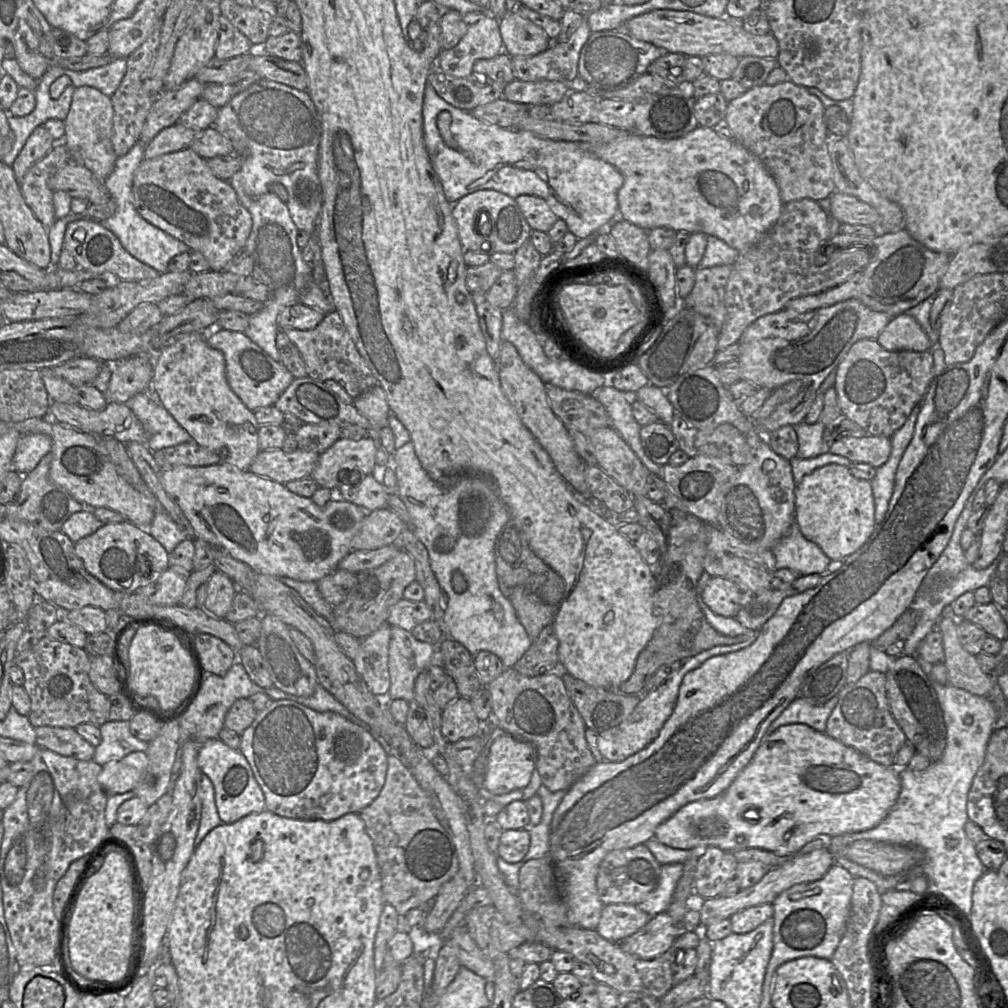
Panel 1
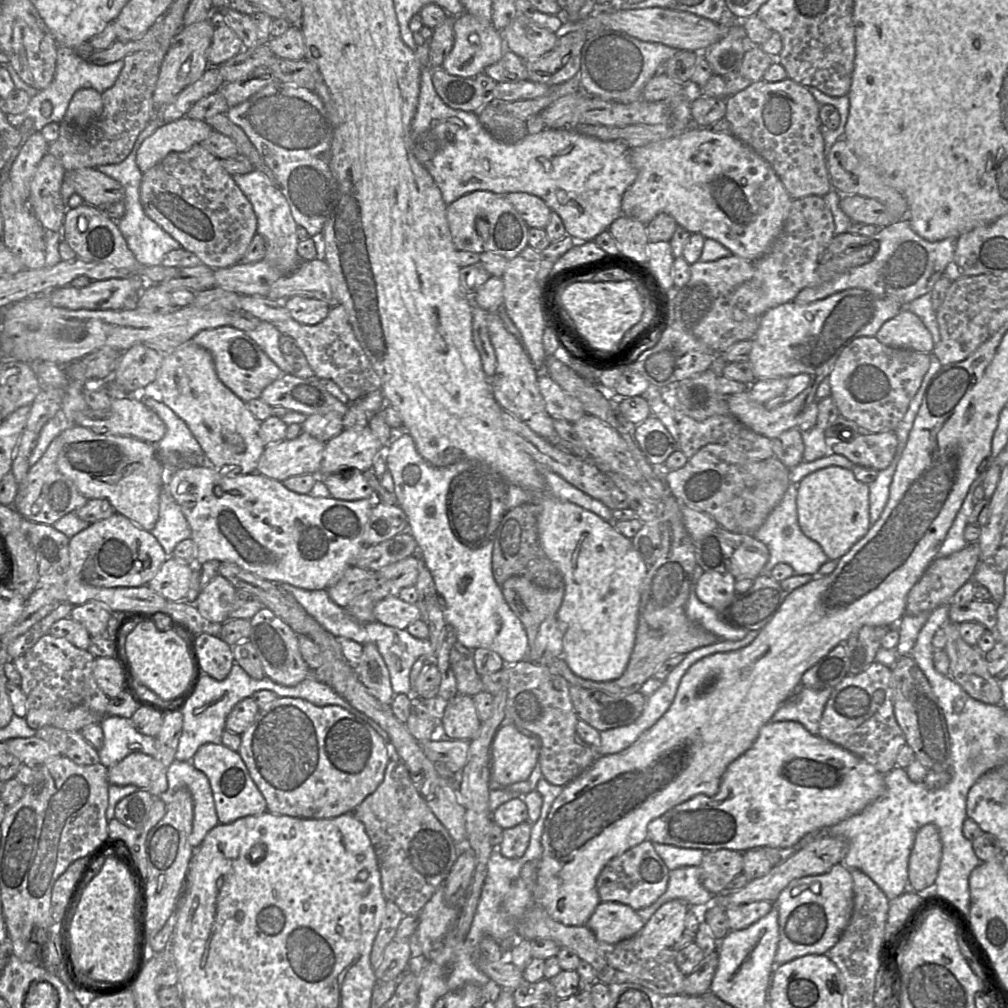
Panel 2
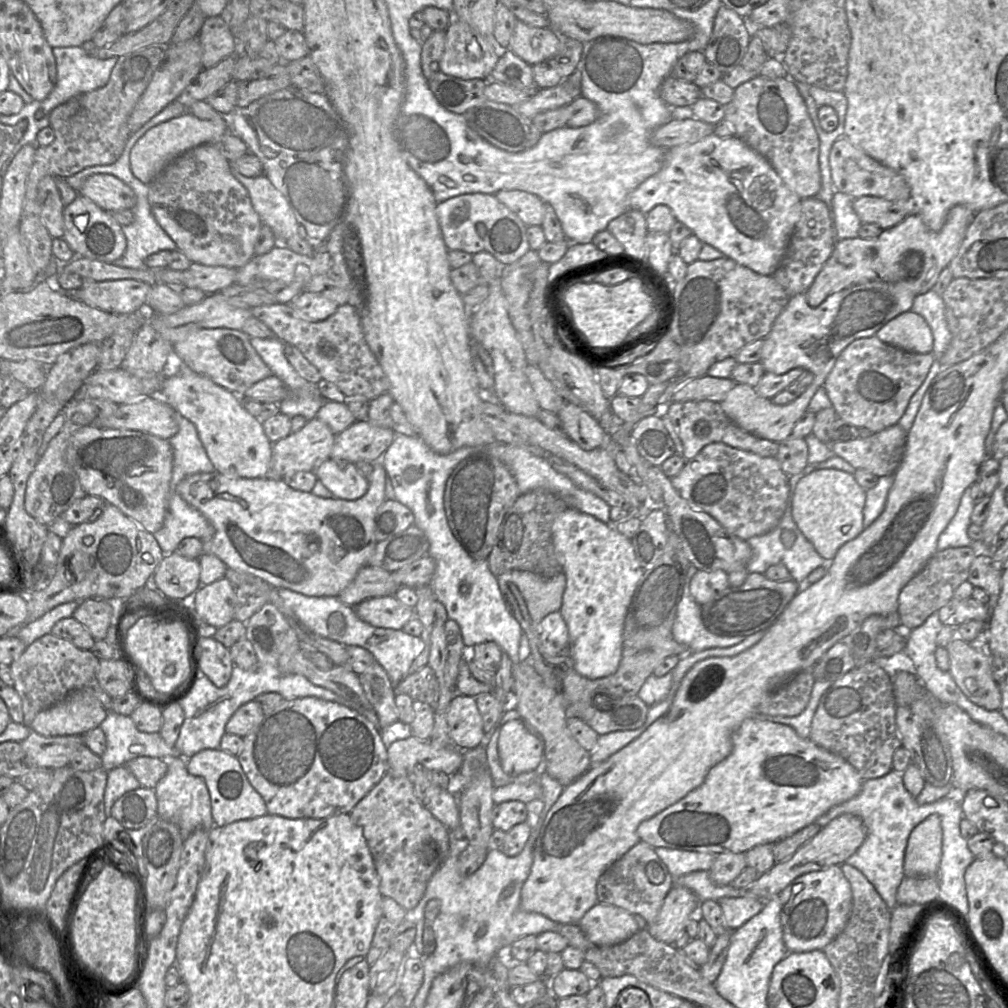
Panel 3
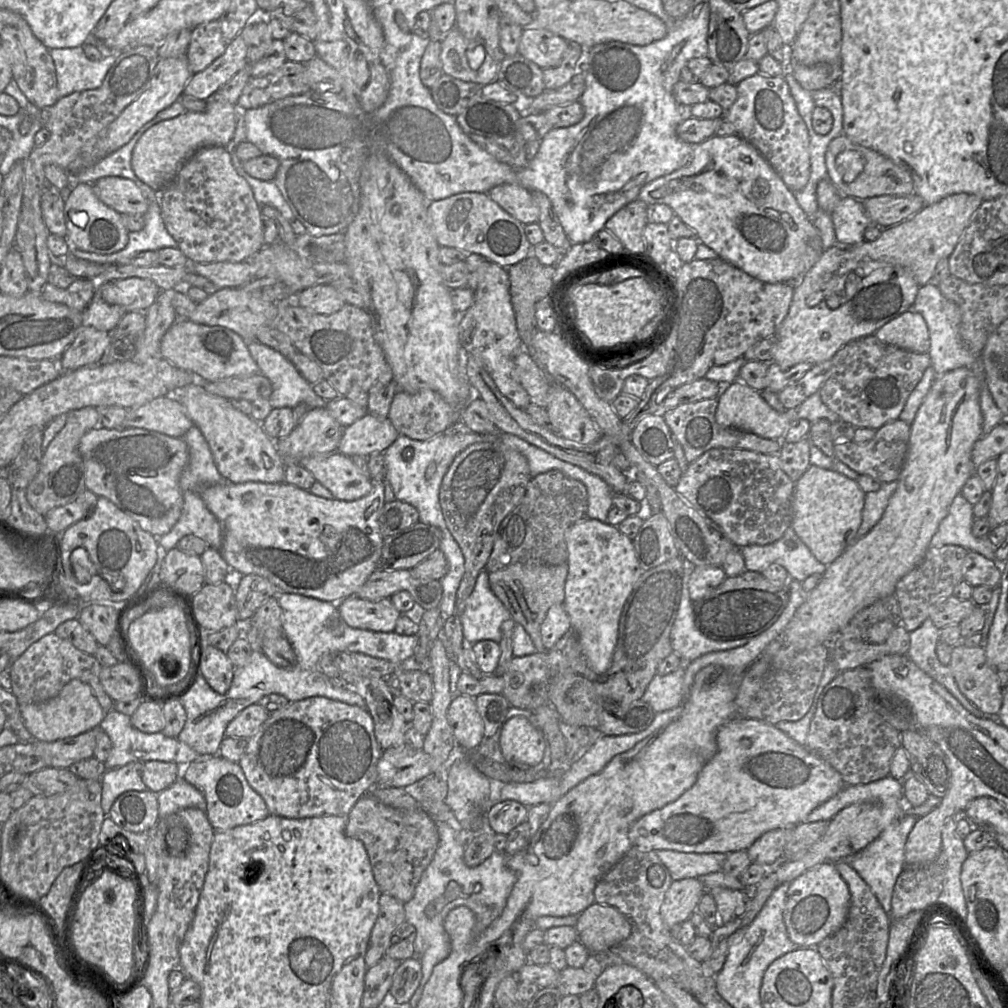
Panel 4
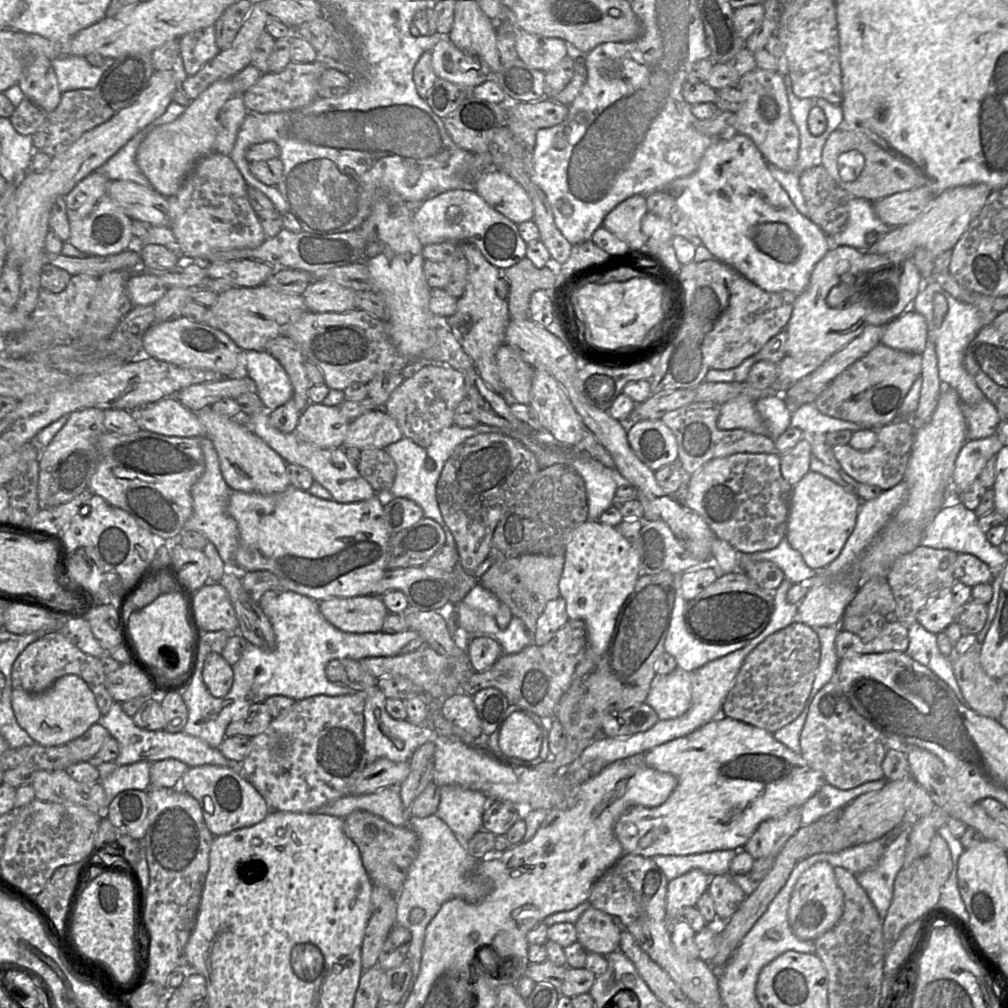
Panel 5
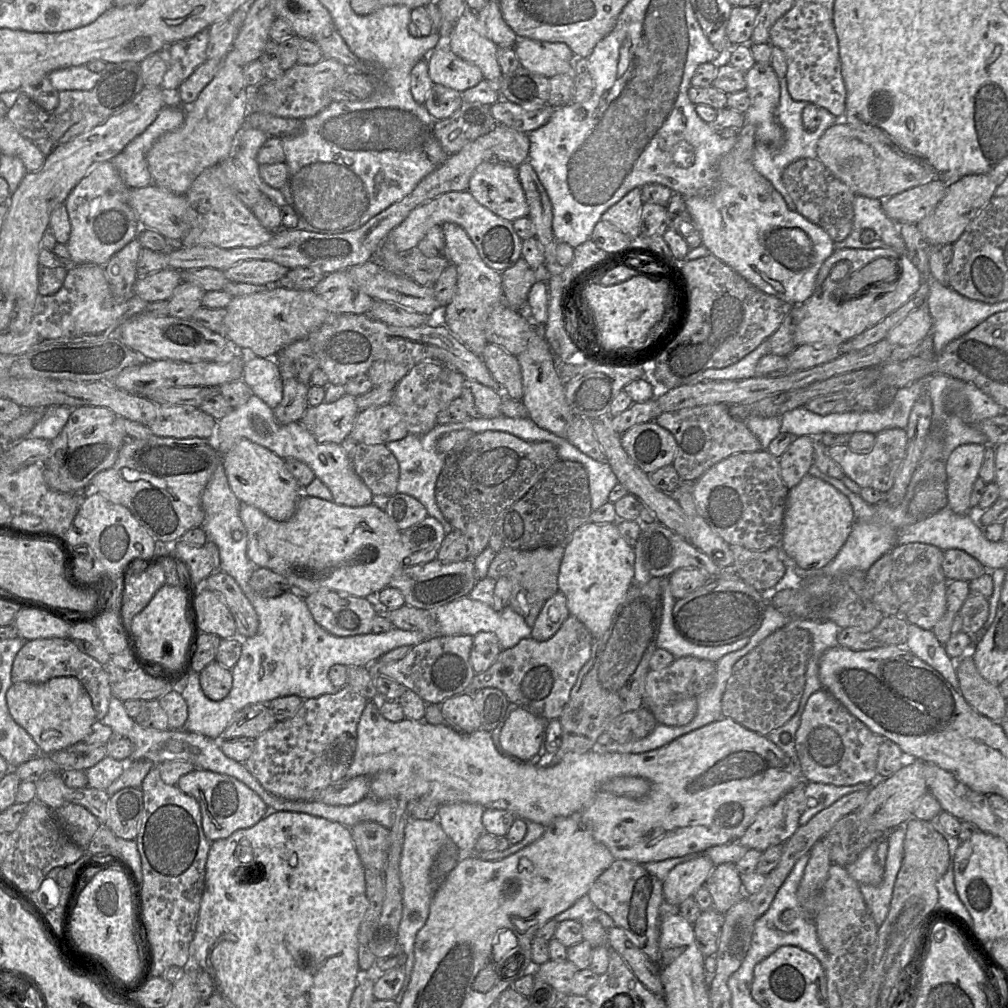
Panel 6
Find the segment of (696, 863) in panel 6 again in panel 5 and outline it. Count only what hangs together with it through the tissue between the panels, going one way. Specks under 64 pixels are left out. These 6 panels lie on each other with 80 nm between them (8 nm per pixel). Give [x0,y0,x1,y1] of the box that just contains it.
[666,869,710,920]

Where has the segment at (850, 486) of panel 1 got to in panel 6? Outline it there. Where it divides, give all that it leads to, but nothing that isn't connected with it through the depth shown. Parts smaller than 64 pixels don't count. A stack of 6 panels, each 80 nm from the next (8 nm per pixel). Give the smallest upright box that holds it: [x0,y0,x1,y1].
[780,473,854,570]

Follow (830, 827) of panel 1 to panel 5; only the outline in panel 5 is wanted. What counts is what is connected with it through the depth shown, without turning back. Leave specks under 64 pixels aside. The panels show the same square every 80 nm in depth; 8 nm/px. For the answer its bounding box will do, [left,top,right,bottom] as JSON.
[614,716,826,858]

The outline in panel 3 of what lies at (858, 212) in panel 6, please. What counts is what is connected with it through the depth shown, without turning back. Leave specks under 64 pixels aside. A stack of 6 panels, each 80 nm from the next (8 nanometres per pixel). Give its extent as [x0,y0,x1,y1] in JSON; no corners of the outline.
[831,192,862,240]

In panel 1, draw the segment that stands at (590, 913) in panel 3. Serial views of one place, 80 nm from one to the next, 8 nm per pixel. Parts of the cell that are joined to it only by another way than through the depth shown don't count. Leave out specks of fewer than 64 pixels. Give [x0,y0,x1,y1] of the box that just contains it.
[596,904,651,943]

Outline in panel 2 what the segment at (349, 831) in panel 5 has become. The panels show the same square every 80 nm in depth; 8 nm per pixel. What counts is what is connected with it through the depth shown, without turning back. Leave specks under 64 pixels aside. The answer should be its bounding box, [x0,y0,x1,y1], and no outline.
[353,755,458,916]

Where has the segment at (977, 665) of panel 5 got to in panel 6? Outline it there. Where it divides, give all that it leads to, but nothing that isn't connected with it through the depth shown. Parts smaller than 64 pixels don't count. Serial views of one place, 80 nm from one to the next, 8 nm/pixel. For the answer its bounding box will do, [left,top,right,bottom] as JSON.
[955,654,1007,722]

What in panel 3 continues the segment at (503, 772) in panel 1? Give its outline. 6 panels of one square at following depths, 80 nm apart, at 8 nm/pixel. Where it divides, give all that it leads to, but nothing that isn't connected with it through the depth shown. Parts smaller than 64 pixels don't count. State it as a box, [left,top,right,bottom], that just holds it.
[498,719,544,777]

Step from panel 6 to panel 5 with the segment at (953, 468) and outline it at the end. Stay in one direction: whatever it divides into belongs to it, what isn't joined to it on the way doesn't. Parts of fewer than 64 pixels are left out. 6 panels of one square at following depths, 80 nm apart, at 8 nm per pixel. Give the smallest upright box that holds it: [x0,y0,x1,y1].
[952,434,1004,492]

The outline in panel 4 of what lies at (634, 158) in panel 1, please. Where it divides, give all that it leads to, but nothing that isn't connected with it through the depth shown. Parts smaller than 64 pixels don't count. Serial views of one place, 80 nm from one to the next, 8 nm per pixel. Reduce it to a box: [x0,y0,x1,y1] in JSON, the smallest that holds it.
[637,134,819,283]

